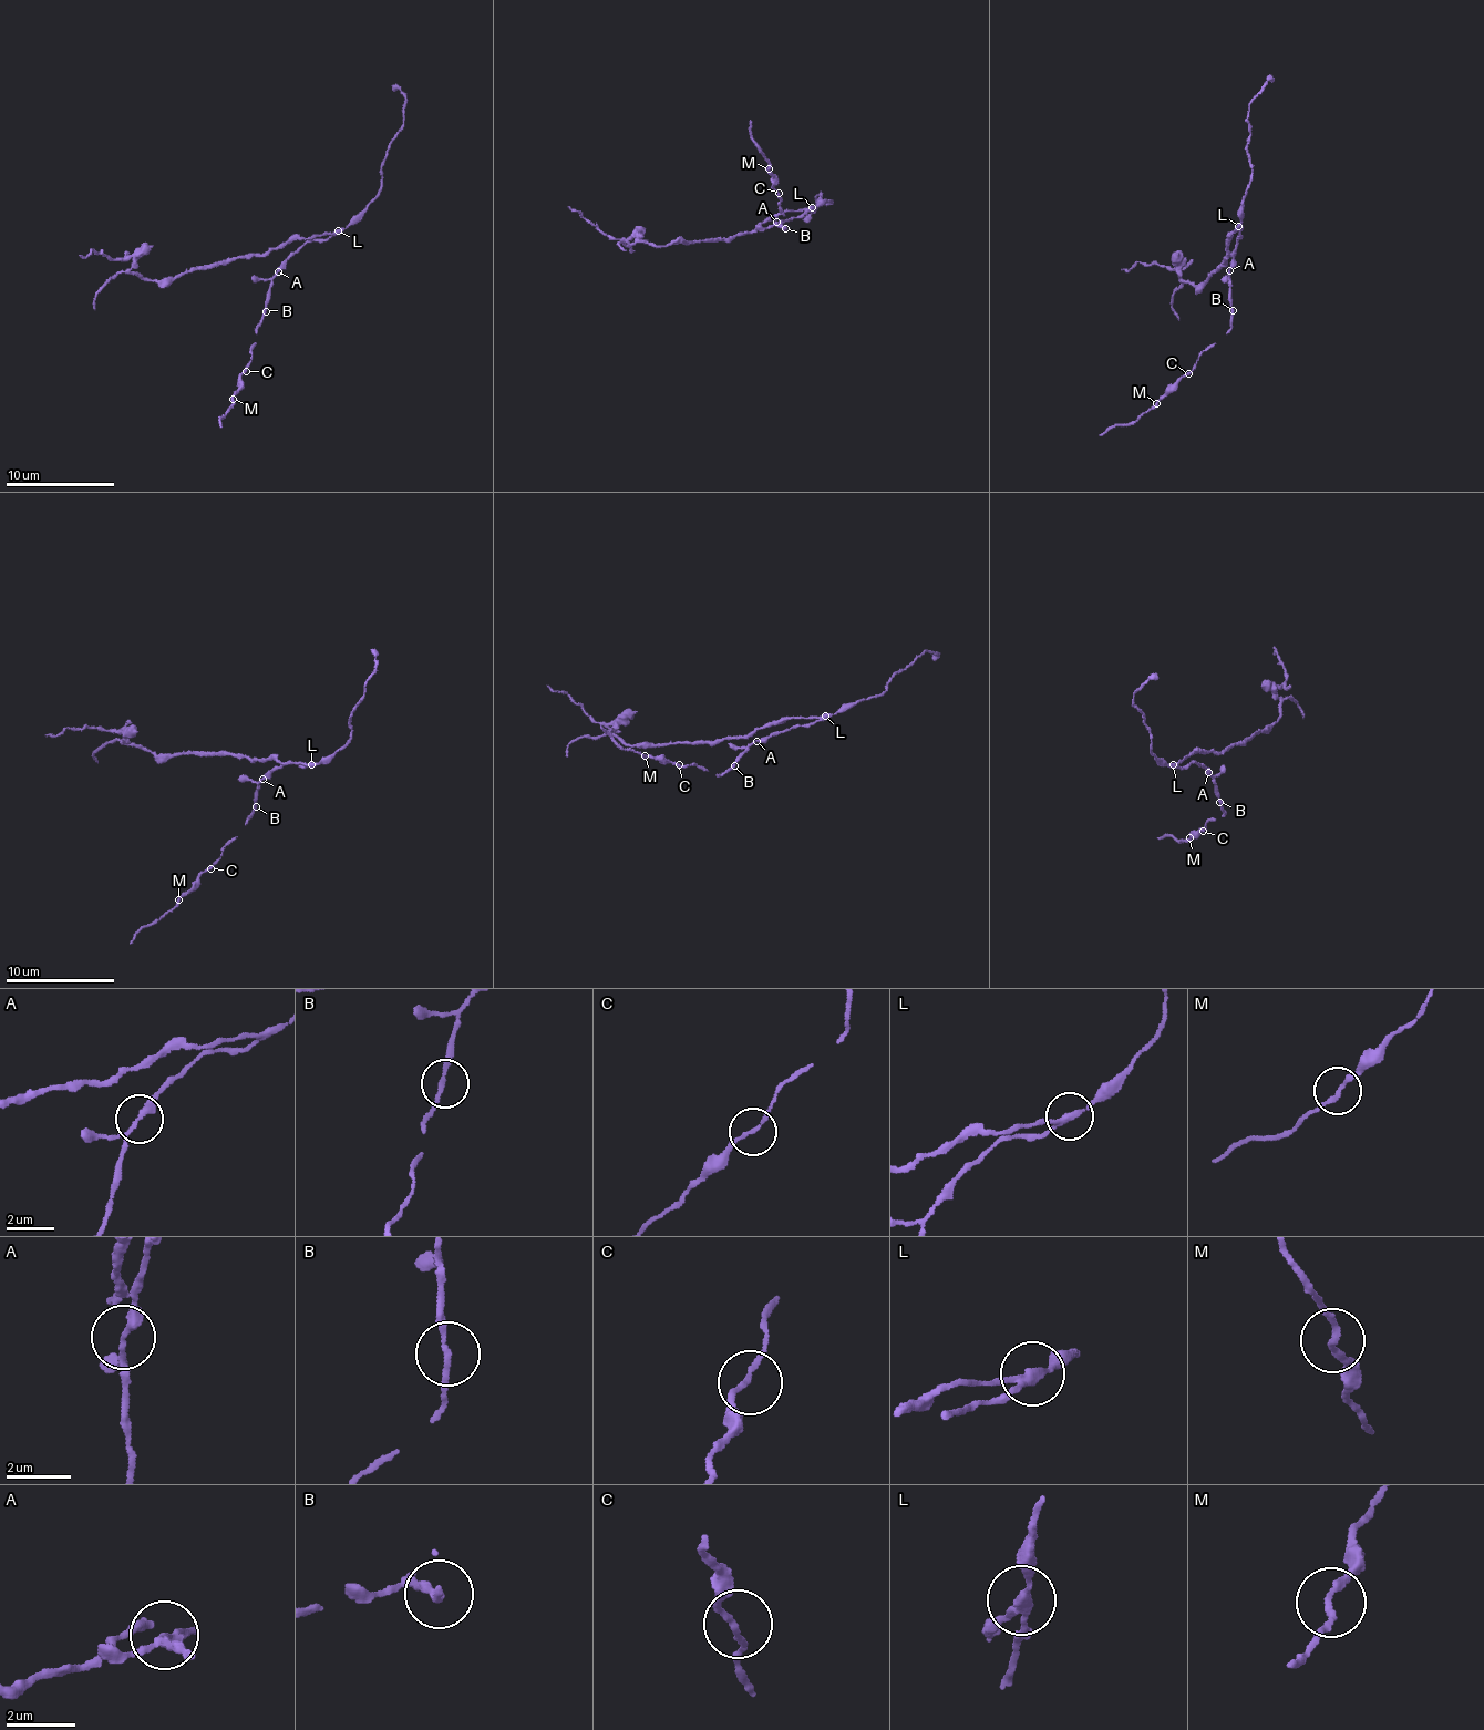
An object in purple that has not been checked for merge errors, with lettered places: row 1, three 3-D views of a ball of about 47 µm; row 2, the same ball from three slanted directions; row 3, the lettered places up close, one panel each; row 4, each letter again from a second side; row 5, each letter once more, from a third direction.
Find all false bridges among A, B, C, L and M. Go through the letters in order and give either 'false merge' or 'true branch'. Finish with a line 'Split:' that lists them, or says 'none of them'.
A: true branch
B: true branch
C: true branch
L: false merge
M: true branch
Split: L

